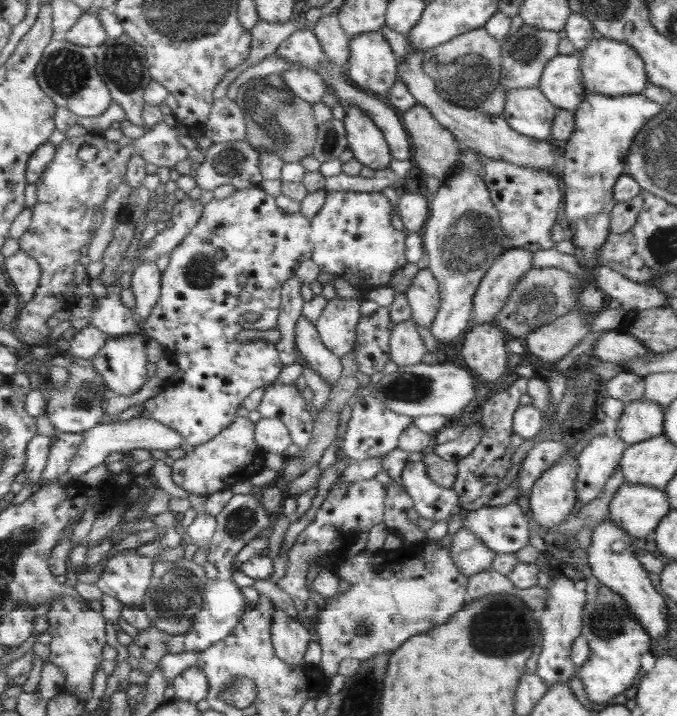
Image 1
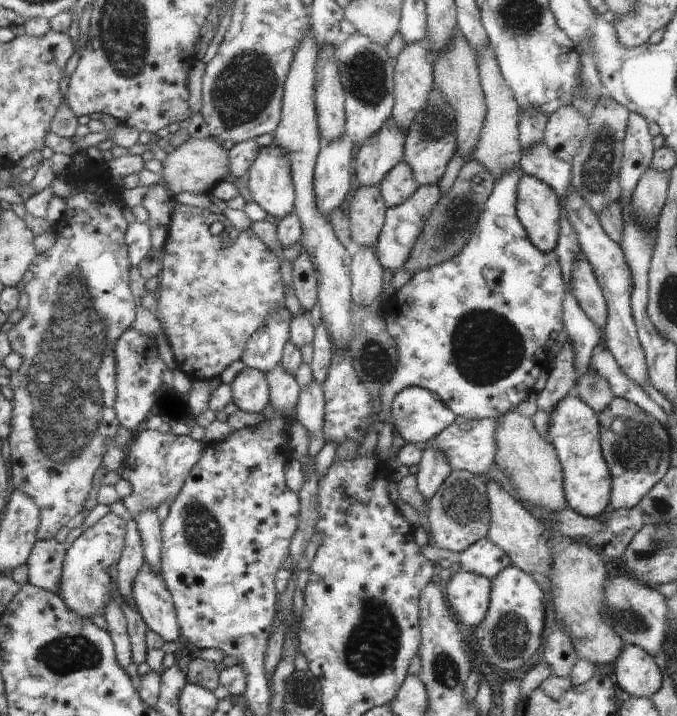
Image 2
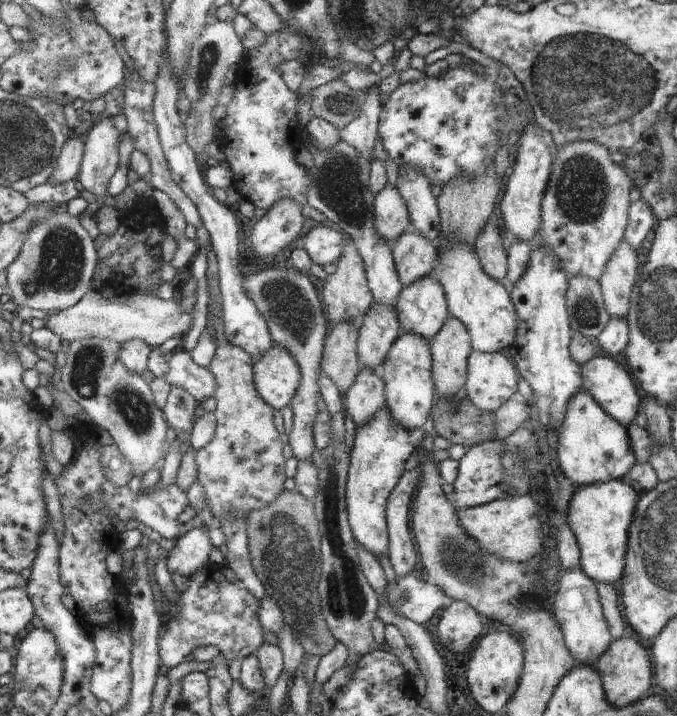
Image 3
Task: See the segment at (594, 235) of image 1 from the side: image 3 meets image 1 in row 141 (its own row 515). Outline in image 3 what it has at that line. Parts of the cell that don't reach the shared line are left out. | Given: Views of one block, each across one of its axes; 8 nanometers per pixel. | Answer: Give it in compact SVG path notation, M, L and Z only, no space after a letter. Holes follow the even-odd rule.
M621 479L579 486L573 492L564 516L578 546L579 567L592 581L613 584L619 580L625 564L627 528L637 498L632 485Z

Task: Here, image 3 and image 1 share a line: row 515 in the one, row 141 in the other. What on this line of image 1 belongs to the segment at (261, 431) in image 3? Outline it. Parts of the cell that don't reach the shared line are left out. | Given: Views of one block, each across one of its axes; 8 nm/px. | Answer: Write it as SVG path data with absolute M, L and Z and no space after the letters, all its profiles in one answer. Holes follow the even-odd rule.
M226 96L214 101L212 113L203 127L204 136L213 143L248 140L248 126L243 107Z

